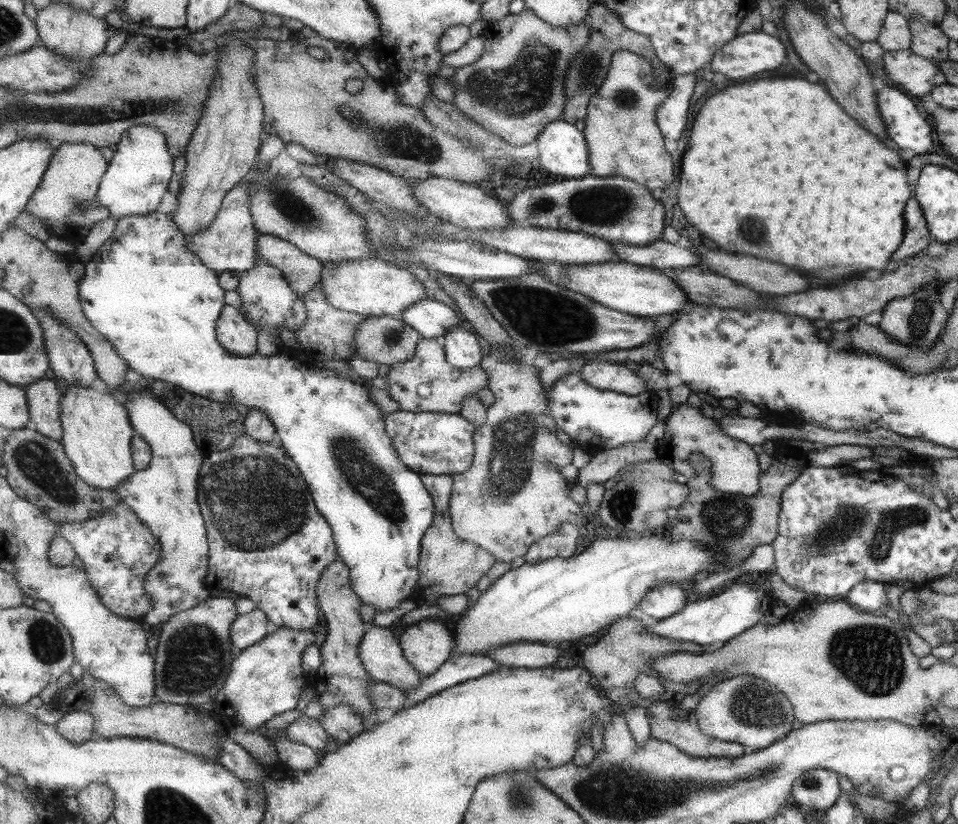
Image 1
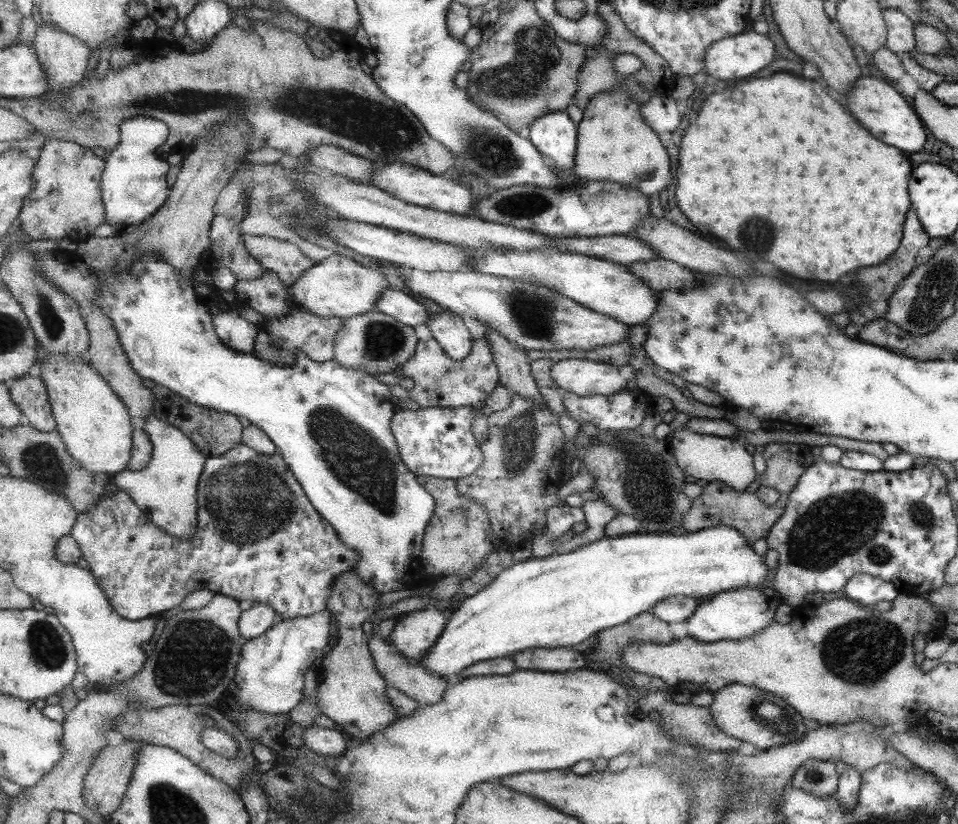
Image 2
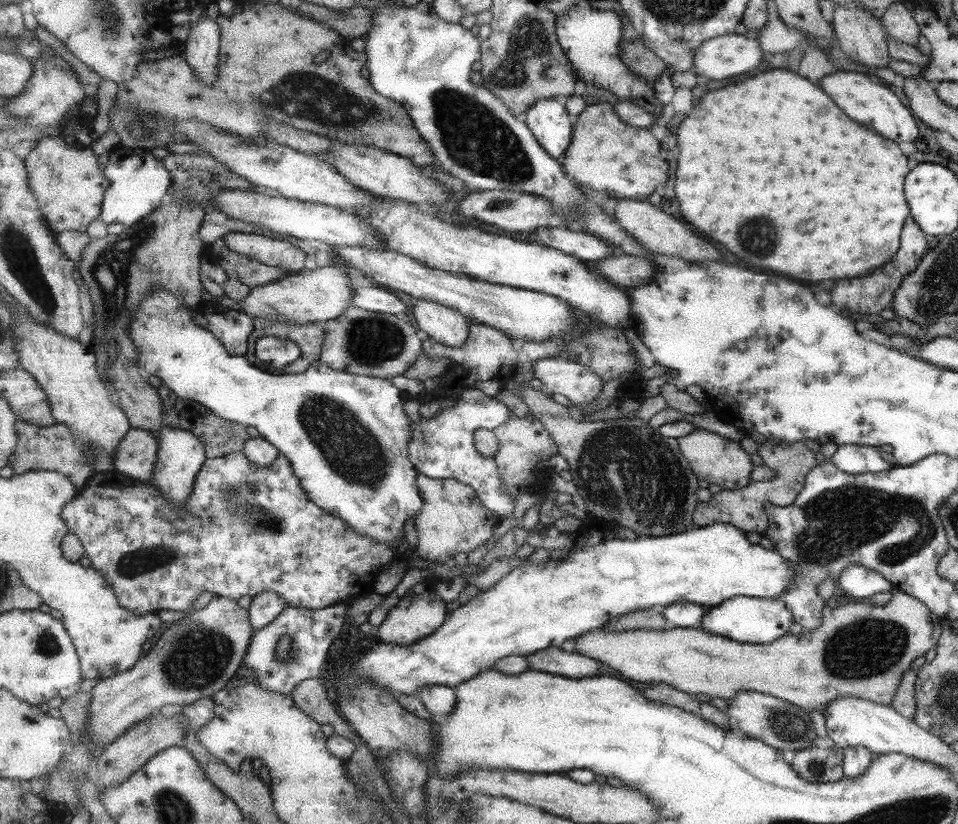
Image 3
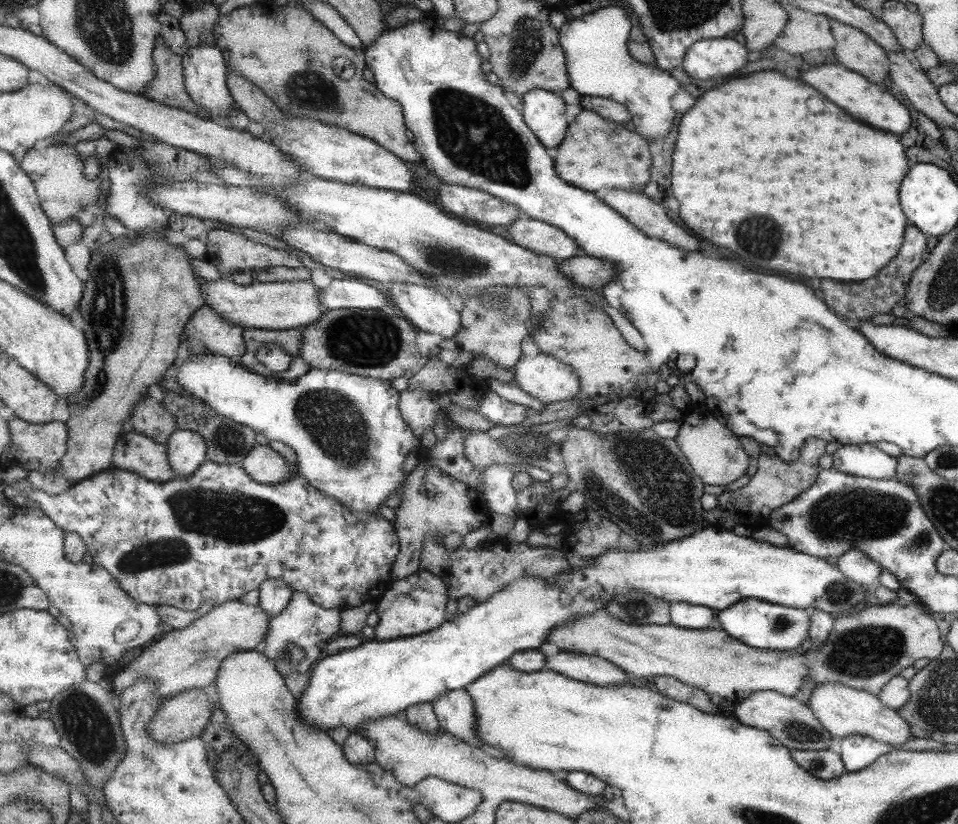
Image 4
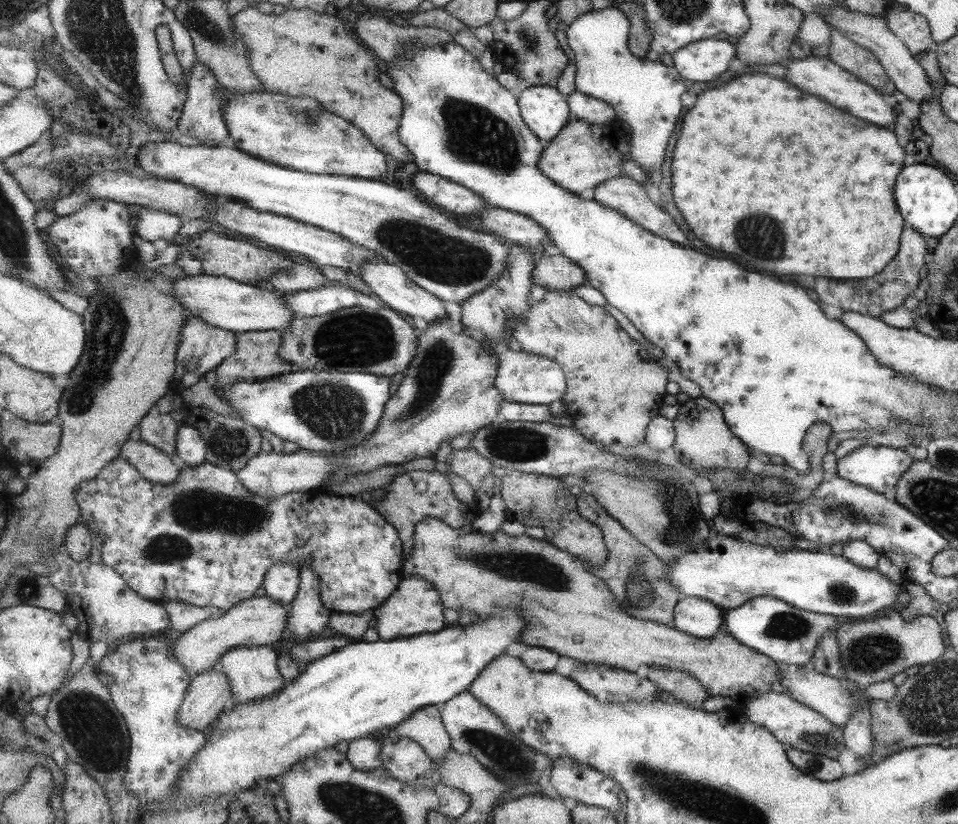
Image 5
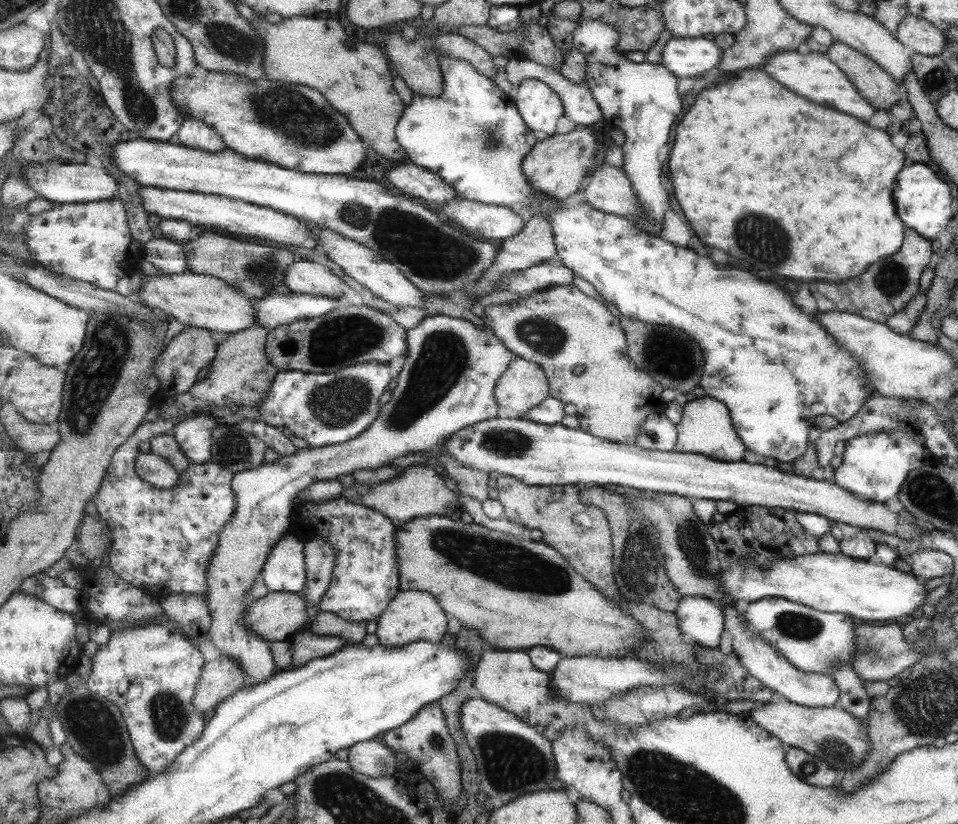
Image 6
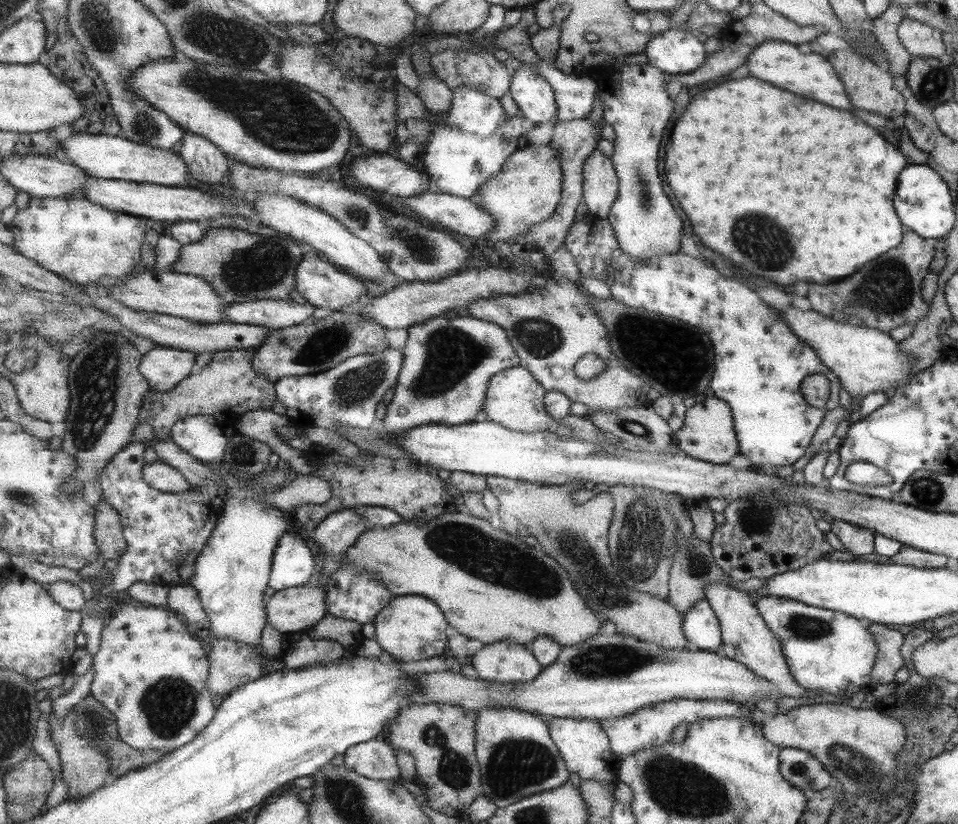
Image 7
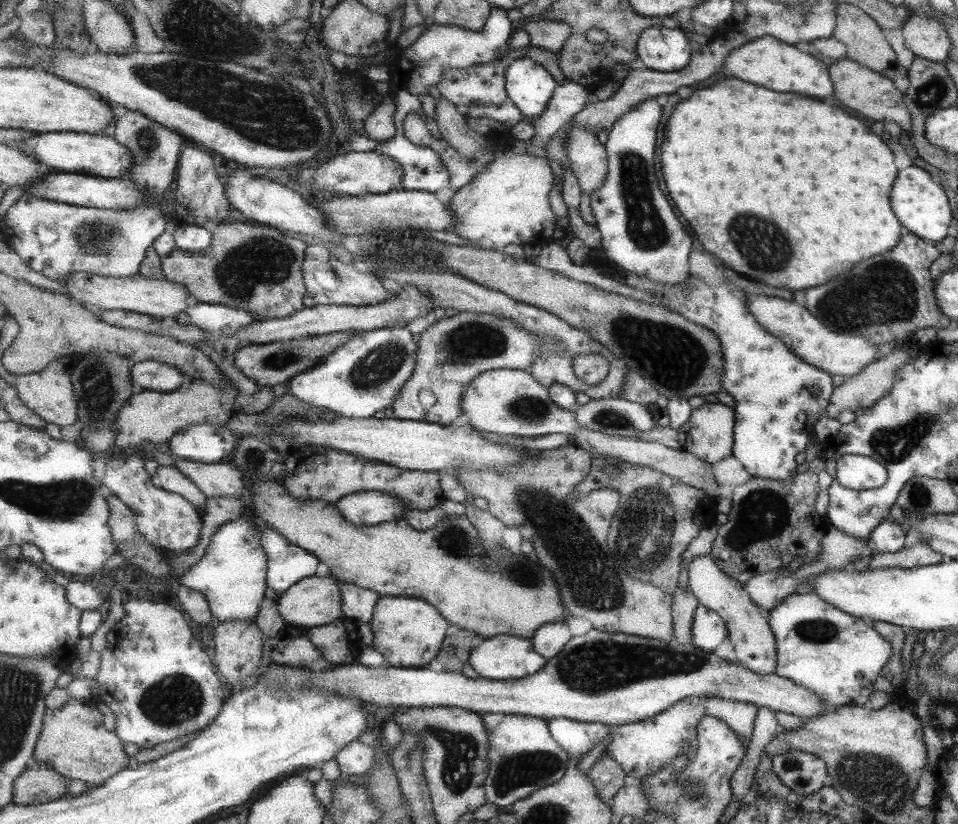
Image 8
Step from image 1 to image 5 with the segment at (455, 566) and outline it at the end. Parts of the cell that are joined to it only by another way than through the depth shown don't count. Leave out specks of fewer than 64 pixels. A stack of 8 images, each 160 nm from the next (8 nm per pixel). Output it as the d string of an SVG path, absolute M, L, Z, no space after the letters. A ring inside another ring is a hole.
M434 469L433 471L414 470L402 473L384 488L384 497L380 500L371 499L370 505L385 517L396 529L405 545L404 560L407 560L414 549L414 534L417 524L427 517L437 517L453 528L470 524L480 511L476 506L467 505L458 499L453 485L447 475Z

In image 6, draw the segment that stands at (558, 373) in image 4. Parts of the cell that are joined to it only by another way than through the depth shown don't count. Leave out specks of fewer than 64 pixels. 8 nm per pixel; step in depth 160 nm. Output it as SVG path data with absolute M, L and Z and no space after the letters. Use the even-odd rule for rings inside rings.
M520 357L511 363L496 387L498 405L514 410L520 419L549 396L549 379L543 367Z

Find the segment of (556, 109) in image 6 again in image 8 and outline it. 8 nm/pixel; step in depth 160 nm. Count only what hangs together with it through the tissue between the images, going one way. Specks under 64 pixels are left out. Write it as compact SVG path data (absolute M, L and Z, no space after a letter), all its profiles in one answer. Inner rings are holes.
M523 56L506 68L506 74L509 99L521 113L534 119L543 116L559 87L551 73L536 60Z

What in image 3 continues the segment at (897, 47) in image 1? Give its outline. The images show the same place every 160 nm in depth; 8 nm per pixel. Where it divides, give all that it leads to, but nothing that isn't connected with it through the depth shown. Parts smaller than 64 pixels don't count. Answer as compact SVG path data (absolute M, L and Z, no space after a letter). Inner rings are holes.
M891 3L880 16L884 30L898 41L915 47L920 38L919 27L912 13L903 7L902 3Z

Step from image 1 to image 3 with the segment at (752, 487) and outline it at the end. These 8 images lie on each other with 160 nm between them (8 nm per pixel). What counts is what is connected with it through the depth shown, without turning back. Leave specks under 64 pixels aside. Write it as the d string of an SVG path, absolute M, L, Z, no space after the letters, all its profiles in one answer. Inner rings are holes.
M695 428L689 434L678 438L678 447L690 464L694 475L699 480L706 480L712 489L736 491L749 482L749 472L751 472L749 456L731 439Z

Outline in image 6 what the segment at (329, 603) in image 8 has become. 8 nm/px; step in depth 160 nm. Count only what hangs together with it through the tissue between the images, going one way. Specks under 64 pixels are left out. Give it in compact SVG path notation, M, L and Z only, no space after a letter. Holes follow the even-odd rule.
M271 591L250 603L243 624L267 642L288 641L309 622L309 607L302 593Z

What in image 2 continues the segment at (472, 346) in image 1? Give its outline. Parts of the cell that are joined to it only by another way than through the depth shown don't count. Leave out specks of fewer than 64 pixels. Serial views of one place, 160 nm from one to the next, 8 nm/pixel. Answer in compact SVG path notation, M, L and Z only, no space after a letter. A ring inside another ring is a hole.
M451 311L440 312L432 315L427 326L450 358L465 360L470 355L474 339L463 318Z

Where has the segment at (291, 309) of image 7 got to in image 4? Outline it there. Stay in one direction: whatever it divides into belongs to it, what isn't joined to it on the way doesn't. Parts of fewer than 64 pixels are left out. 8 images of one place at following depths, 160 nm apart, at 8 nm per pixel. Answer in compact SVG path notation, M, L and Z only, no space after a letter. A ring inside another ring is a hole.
M335 279L320 290L320 301L326 311L339 309L387 309L386 290L377 290L361 280Z

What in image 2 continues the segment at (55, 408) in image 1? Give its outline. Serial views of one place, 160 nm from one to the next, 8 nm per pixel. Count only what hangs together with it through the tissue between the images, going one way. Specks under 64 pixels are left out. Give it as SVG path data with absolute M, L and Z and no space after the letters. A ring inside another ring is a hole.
M26 374L18 381L9 383L11 400L21 409L25 422L43 432L55 431L55 418L50 396L42 376Z

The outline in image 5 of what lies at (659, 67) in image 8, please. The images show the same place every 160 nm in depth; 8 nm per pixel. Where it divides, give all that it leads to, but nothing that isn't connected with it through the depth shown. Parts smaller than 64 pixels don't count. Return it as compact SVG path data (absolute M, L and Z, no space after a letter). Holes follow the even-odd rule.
M714 37L705 40L696 40L678 48L669 54L672 60L672 67L679 73L683 80L691 82L709 82L717 78L727 68L727 62L733 58L733 46L728 41L715 39Z

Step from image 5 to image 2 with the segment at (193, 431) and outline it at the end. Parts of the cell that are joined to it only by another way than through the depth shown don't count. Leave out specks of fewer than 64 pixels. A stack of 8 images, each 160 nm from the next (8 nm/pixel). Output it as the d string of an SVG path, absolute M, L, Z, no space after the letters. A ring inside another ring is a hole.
M150 416L141 422L154 442L154 455L147 468L141 471L122 470L113 476L113 482L125 489L141 508L162 529L177 540L194 540L198 529L198 486L206 467L208 456L179 428Z

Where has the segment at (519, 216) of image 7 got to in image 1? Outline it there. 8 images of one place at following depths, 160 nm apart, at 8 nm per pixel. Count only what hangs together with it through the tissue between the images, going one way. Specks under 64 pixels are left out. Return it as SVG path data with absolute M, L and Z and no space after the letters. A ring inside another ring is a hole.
M625 50L615 51L610 56L610 68L607 71L603 87L591 100L588 116L585 120L584 132L589 143L591 154L591 172L593 176L619 176L643 185L647 190L665 188L673 180L673 162L665 152L661 138L662 133L657 130L657 112L663 100L669 94L671 86L666 83L657 83L653 66L638 53Z

